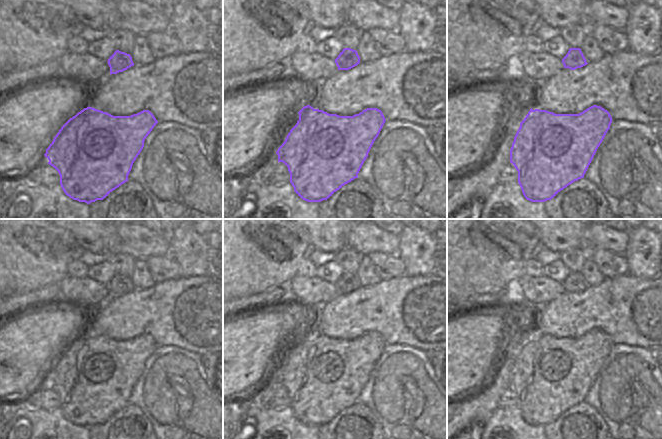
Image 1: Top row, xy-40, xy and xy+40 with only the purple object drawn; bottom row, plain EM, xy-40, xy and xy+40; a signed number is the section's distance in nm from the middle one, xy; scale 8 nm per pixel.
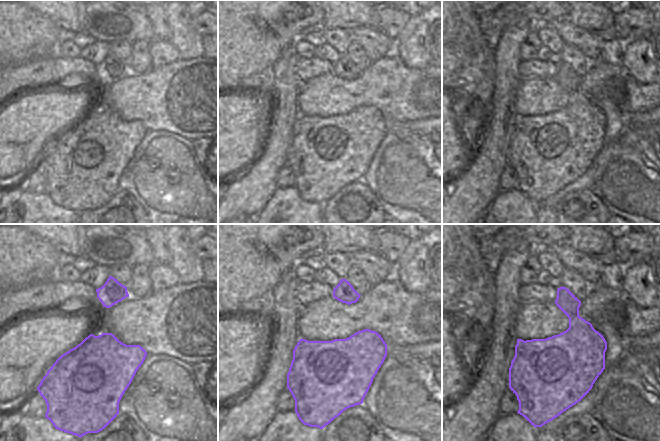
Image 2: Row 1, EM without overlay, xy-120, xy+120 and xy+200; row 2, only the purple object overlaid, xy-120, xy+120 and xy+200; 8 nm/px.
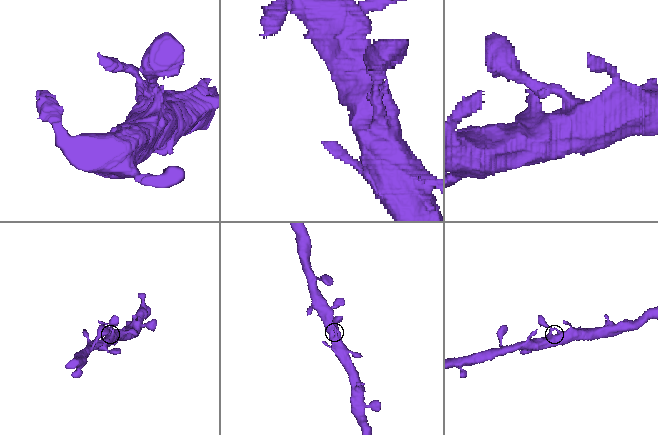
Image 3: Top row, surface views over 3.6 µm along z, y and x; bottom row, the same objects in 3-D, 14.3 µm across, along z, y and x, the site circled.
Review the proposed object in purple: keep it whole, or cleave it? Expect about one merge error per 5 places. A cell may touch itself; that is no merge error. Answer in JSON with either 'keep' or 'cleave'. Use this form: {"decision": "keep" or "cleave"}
{"decision": "keep"}

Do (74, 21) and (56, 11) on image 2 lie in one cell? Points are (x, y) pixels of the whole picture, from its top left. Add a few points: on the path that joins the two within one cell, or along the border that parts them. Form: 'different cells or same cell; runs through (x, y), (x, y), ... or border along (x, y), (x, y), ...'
same cell; runs through (70, 17), (64, 11), (60, 11)

